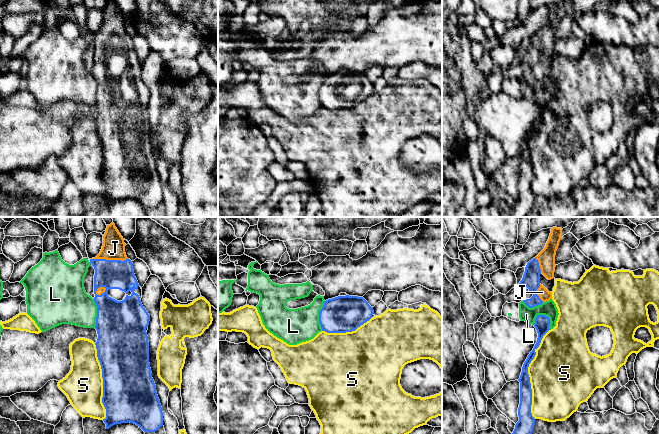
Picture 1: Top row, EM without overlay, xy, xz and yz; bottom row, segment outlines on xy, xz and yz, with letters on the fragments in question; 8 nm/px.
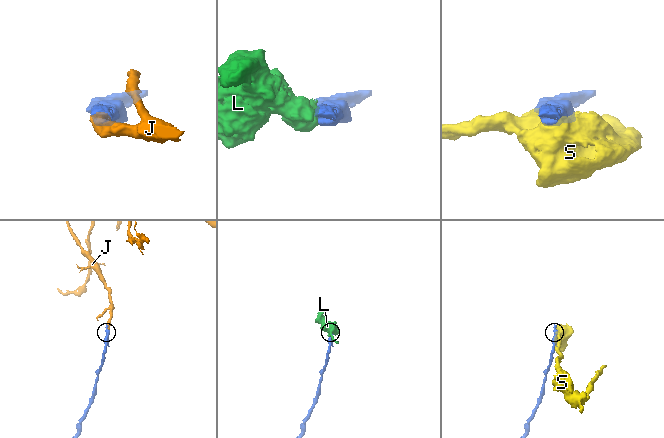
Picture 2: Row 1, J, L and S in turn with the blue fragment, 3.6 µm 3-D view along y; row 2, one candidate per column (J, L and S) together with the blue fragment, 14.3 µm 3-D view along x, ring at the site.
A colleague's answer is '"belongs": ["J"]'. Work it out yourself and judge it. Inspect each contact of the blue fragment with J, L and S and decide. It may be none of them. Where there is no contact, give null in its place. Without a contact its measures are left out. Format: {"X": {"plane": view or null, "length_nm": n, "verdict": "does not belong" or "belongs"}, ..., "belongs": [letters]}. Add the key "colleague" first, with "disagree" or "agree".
{"colleague": "agree", "J": {"plane": "xy", "length_nm": 280, "verdict": "belongs"}, "L": {"plane": "yz", "length_nm": 170, "verdict": "does not belong"}, "S": {"plane": "yz", "length_nm": 750, "verdict": "does not belong"}, "belongs": ["J"]}

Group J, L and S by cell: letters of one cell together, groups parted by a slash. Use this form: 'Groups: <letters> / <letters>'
Groups: J / L / S

